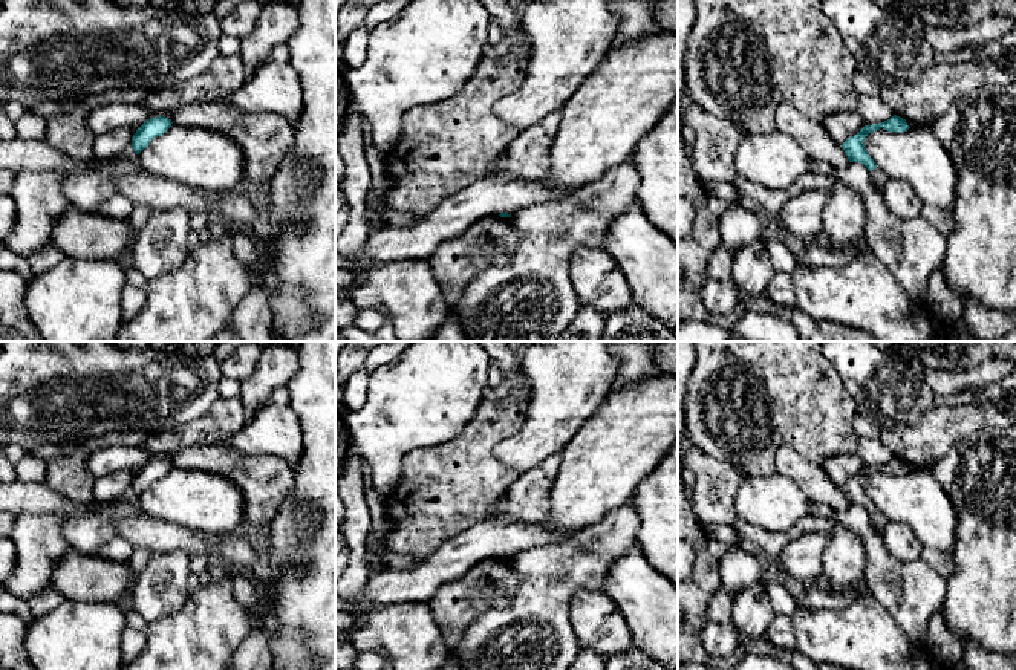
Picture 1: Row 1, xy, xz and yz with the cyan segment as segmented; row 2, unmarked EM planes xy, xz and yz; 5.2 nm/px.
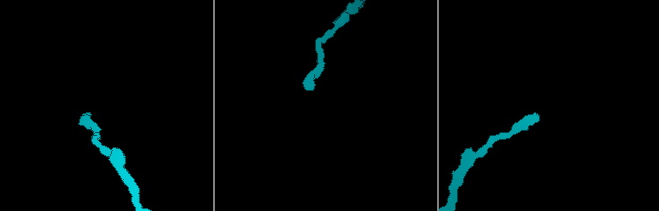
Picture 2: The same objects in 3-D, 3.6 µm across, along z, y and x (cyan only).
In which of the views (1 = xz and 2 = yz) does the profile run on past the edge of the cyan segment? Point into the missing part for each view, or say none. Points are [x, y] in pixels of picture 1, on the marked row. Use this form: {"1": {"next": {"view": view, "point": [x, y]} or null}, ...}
{"1": {"next": null}, "2": {"next": null}}

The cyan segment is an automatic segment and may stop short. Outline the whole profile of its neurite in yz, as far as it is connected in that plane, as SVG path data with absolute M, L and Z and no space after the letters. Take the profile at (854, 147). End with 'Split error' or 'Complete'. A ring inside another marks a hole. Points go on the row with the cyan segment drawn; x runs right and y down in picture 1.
M894 115L891 119L880 122L880 124L872 124L872 125L865 125L857 135L848 138L842 147L849 159L849 162L860 162L863 164L869 171L877 168L877 164L874 159L868 154L865 150L865 138L875 132L875 130L887 130L887 132L907 132L910 127L907 125L906 119Z. Complete

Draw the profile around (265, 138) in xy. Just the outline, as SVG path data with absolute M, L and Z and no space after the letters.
M220 101L184 106L174 112L171 122L226 135L242 148L245 179L256 184L271 181L278 162L294 144L294 127L280 115L246 112Z

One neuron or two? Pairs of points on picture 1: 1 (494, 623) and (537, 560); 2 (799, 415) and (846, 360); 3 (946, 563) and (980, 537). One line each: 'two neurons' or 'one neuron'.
1: one neuron
2: two neurons
3: two neurons

